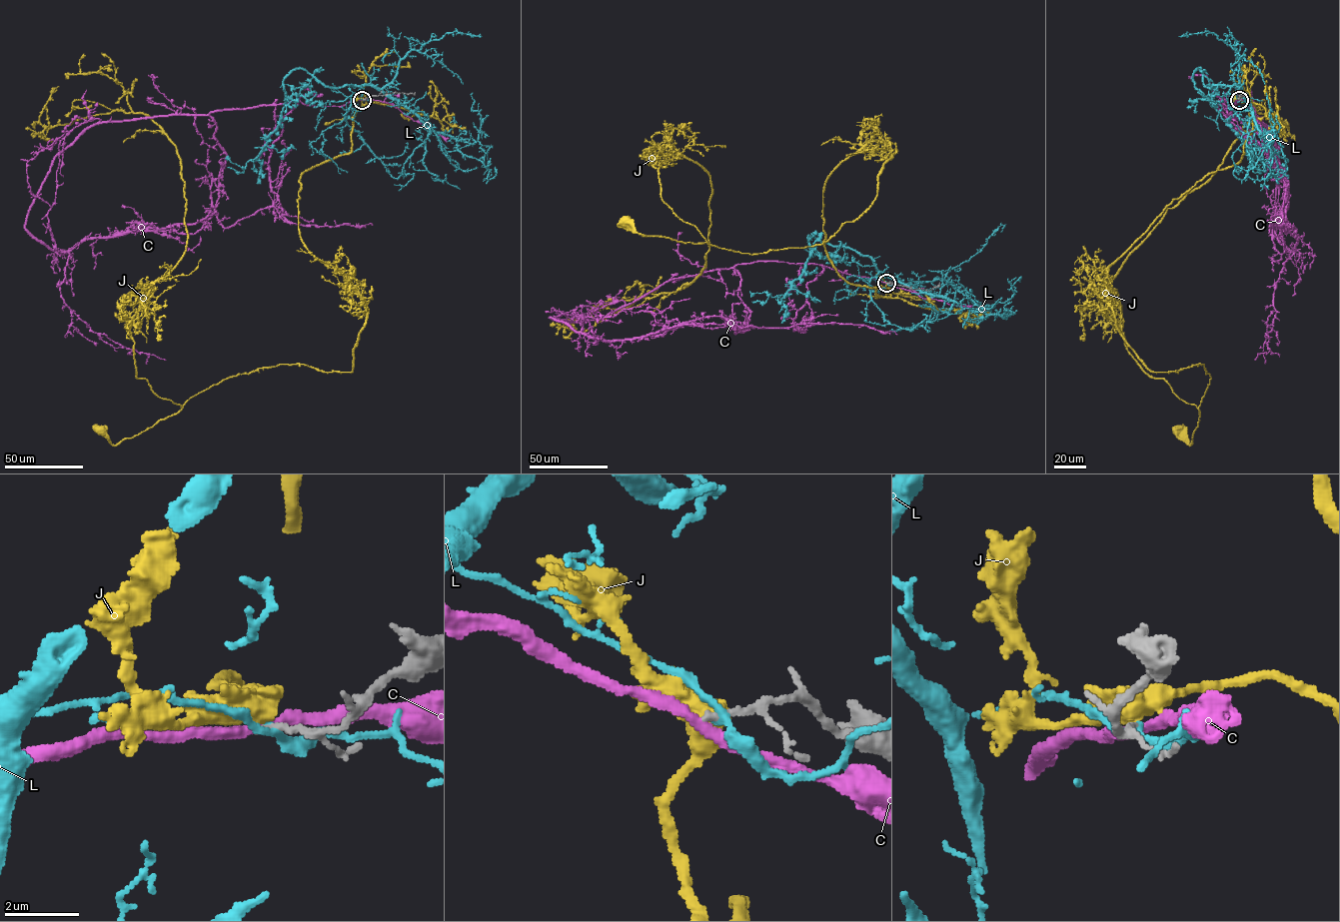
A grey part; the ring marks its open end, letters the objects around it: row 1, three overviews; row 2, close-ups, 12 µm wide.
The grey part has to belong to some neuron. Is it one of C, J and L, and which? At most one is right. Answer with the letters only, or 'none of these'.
none of these

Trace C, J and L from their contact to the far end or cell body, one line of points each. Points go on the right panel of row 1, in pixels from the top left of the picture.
C: (1239, 99), (1222, 100), (1285, 176), (1272, 224), (1296, 239), (1255, 360)
J: (1239, 99), (1253, 104), (1240, 160), (1173, 200), (1090, 286), (1148, 369), (1203, 365), (1190, 445), (1178, 427)
L: (1239, 99), (1230, 87), (1207, 87), (1203, 75), (1214, 87), (1207, 98), (1258, 167)

